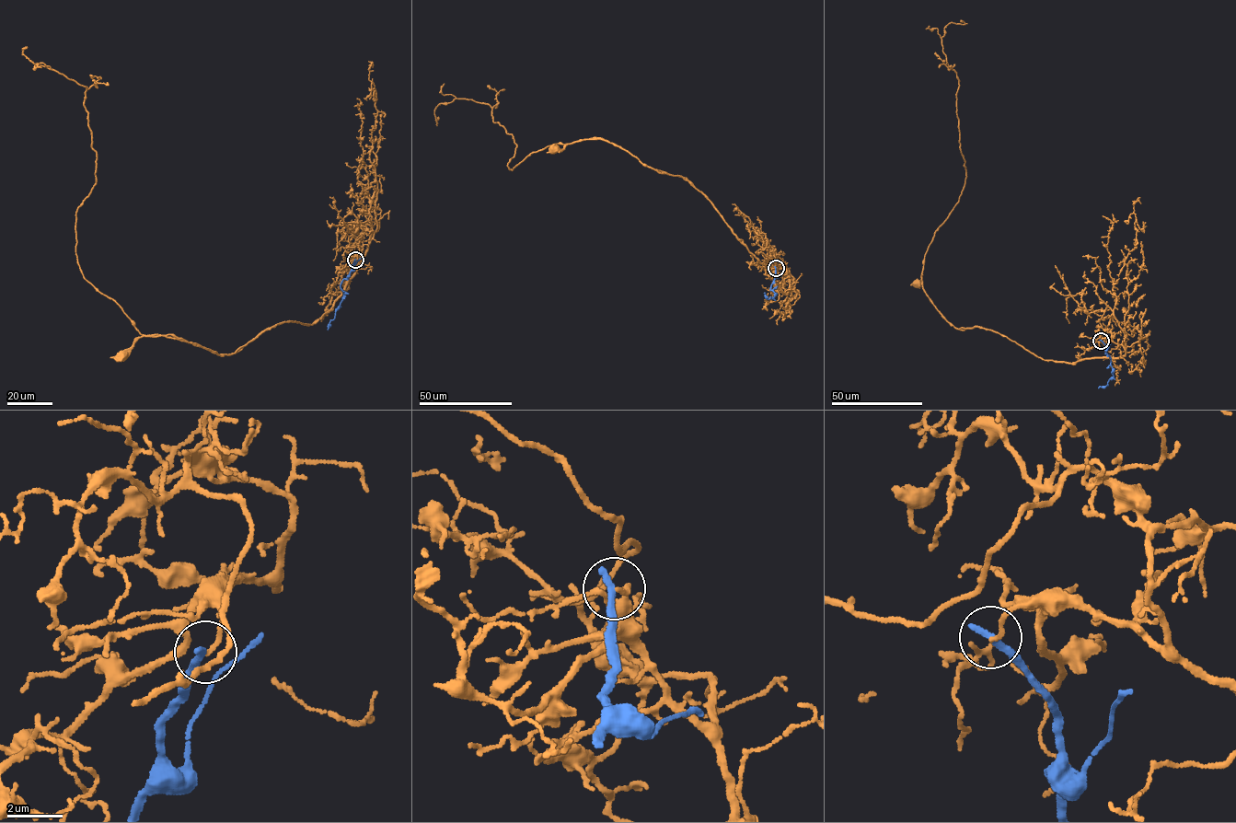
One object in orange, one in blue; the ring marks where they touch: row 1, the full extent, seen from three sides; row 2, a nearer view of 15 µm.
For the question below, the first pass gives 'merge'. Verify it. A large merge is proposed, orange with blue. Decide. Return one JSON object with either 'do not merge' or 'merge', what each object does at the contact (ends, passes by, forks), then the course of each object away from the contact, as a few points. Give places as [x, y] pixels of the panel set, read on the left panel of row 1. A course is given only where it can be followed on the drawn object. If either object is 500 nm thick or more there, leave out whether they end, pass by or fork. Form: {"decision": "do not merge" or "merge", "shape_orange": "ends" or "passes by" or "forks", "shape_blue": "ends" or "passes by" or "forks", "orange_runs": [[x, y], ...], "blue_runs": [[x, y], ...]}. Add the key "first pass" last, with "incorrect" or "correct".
{"decision": "do not merge", "shape_orange": "ends", "shape_blue": "ends", "orange_runs": [[355, 260], [361, 253], [345, 289], [313, 324], [283, 322], [221, 355], [164, 336], [140, 337], [121, 358]], "blue_runs": [[355, 260], [349, 275], [340, 284], [342, 300], [328, 330]], "first pass": "incorrect"}

